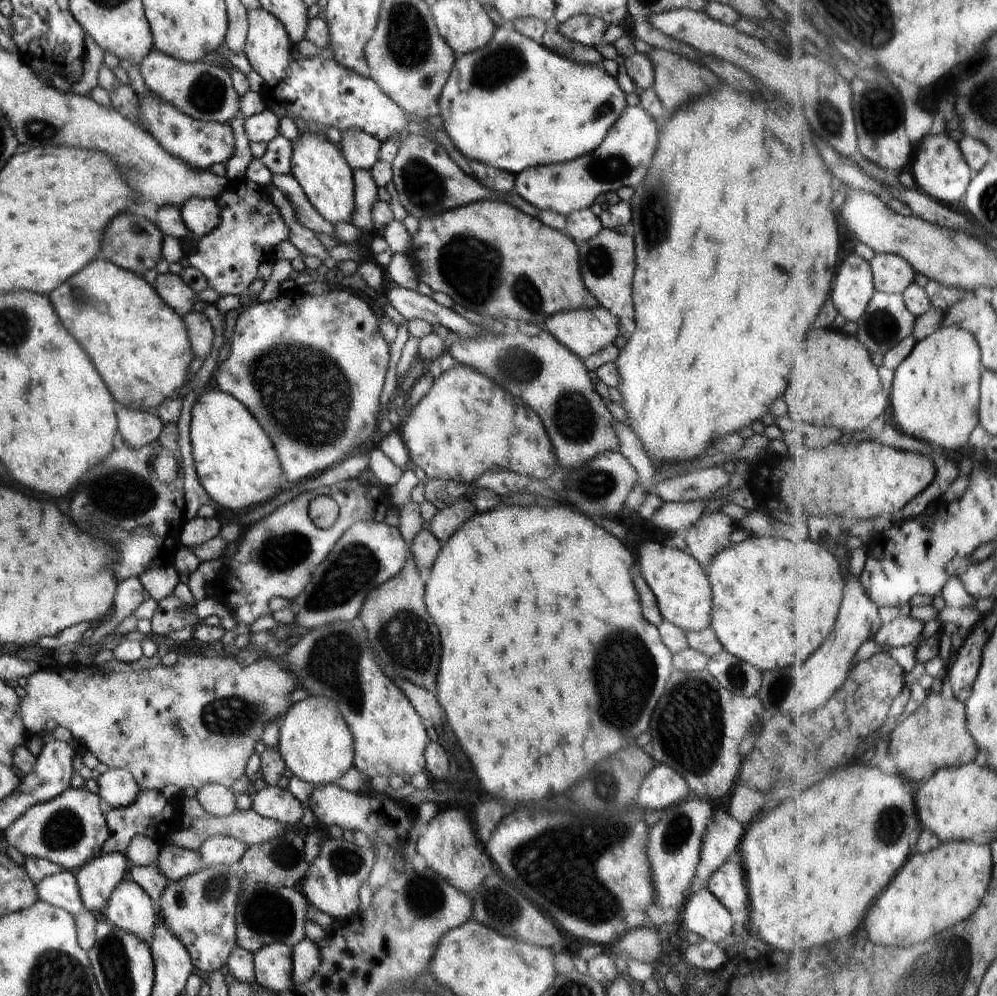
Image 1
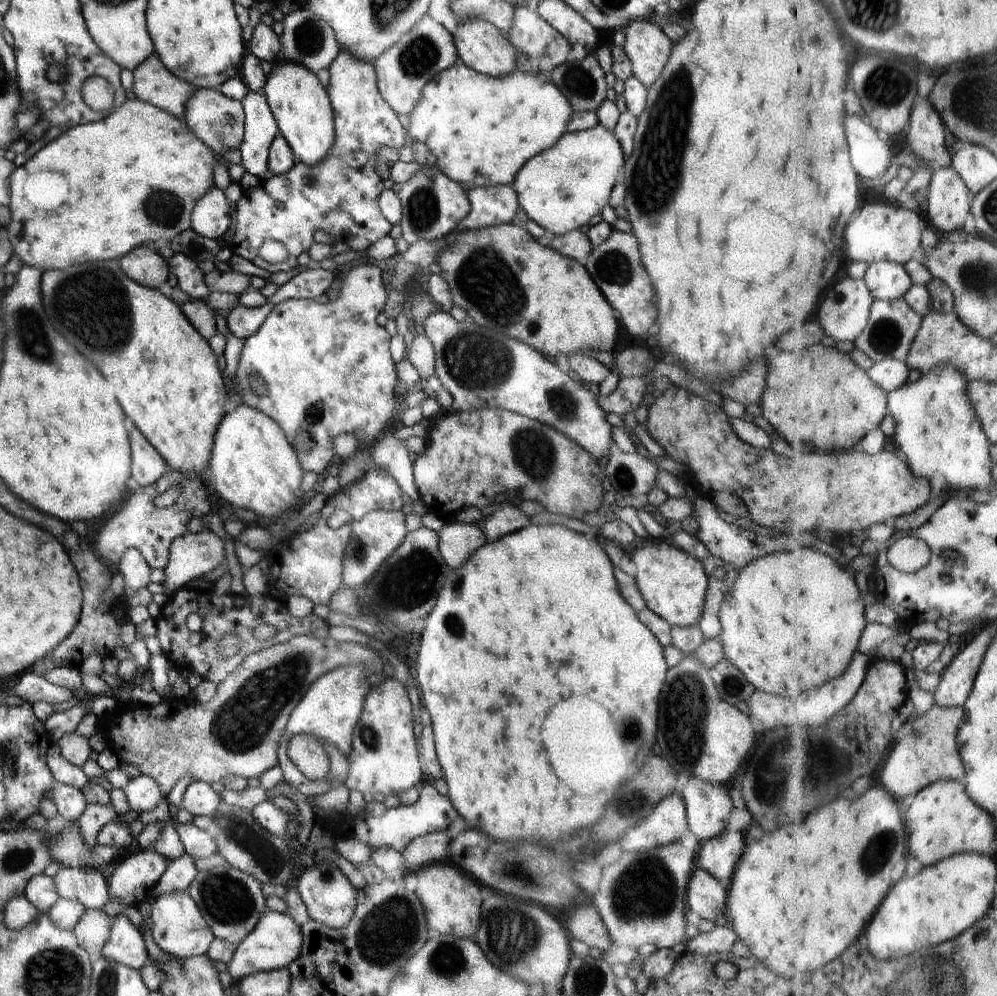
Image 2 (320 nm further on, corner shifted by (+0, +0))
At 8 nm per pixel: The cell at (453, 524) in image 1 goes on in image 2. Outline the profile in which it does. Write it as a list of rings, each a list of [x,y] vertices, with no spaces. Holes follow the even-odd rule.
[[[453,519],[446,520],[437,534],[439,553],[450,570],[460,568],[470,555],[487,543],[480,524],[461,524]]]

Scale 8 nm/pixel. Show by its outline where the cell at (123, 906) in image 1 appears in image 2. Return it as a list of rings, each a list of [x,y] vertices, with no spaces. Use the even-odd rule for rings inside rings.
[[[122,914],[117,915],[99,956],[111,963],[139,970],[150,960],[142,936],[138,927],[135,927],[128,918]]]

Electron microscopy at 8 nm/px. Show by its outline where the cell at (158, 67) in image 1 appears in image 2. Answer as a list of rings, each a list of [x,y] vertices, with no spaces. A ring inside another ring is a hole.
[[[152,53],[134,70],[133,92],[140,100],[183,119],[188,97],[196,90],[190,83],[175,77]]]

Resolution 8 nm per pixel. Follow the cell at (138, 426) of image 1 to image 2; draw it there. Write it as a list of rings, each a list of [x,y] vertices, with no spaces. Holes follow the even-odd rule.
[[[126,418],[126,430],[132,451],[131,476],[142,488],[152,486],[162,478],[166,470],[166,461],[159,456],[156,449],[146,440],[138,427],[134,426],[130,418]]]

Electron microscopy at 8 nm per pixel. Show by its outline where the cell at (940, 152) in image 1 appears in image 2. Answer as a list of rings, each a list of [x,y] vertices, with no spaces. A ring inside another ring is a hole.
[[[954,167],[934,174],[927,192],[929,221],[944,235],[964,230],[968,216],[973,214],[973,197],[966,181]]]

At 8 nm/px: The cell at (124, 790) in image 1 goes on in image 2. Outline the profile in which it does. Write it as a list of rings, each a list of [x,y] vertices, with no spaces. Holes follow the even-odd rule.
[[[148,775],[134,777],[123,788],[128,806],[137,813],[147,813],[154,810],[162,800],[166,800],[160,785]]]

